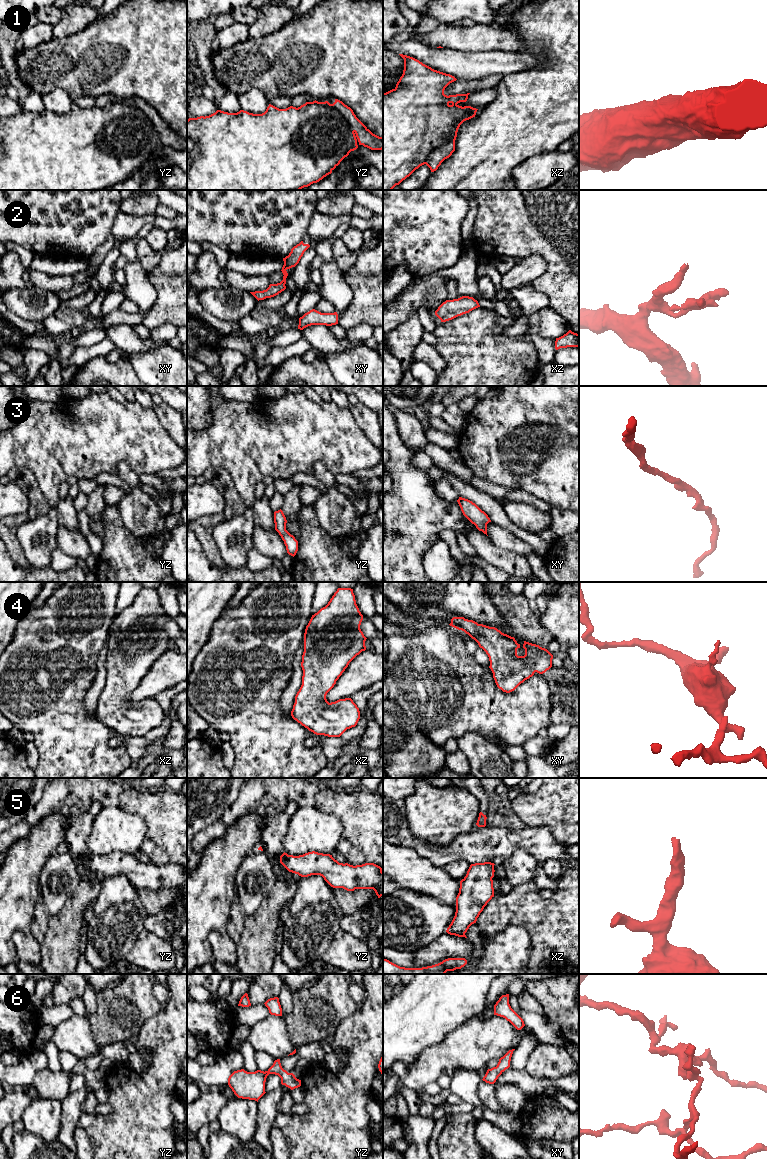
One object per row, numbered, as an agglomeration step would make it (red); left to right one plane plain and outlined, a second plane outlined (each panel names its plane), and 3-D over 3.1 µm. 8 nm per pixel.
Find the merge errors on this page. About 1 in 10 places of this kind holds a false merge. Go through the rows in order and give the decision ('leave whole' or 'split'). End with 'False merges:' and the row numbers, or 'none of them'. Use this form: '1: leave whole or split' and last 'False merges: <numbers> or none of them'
1: split
2: leave whole
3: leave whole
4: leave whole
5: leave whole
6: leave whole
False merges: 1

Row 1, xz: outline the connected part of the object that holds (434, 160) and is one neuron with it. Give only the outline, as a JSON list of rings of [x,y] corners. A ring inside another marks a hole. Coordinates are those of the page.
[[[449,141],[442,146],[437,147],[426,159],[425,164],[430,168],[431,172],[438,169],[441,163],[449,158],[455,151],[455,142]]]

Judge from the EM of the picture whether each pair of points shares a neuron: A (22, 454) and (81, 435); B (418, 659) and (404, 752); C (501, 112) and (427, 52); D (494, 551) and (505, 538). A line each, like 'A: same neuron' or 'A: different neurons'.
A: same neuron
B: different neurons
C: different neurons
D: different neurons

